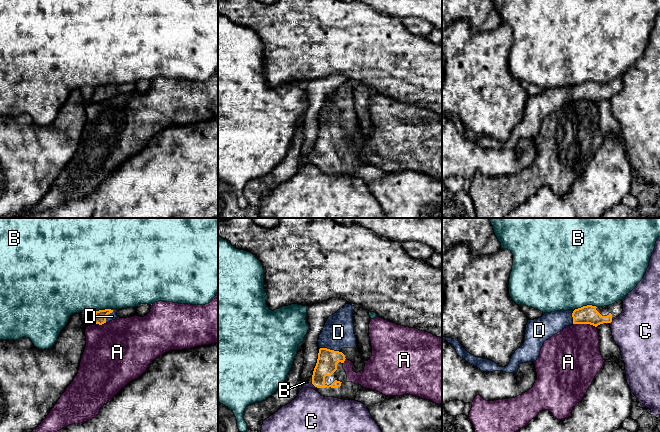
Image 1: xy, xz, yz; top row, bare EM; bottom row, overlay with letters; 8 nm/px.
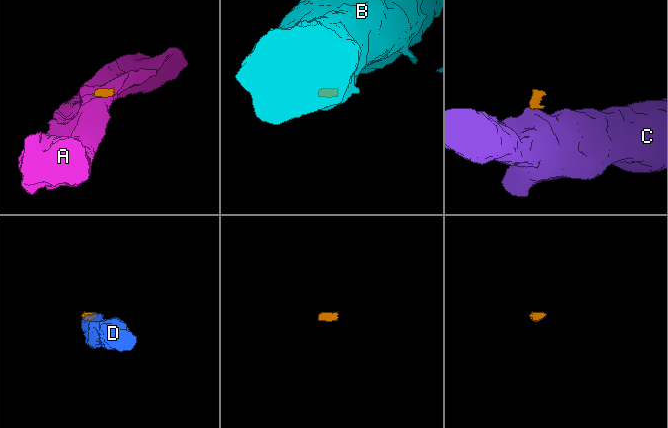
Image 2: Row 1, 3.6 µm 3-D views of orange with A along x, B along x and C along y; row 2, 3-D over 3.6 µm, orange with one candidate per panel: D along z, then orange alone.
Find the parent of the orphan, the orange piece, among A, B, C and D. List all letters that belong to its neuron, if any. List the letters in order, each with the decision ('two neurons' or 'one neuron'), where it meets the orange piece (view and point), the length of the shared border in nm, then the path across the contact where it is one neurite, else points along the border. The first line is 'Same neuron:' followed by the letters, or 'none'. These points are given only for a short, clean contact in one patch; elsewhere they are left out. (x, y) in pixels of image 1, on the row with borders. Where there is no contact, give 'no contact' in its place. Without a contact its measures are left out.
Same neuron: D
A: two neurons; contact yz (585, 323); length 190 nm; border yz (573, 323), (589, 323), (596, 327)
B: two neurons; contact yz (584, 306); length 200 nm; border yz (596, 306), (583, 305), (573, 311)
C: two neurons; contact xz (313, 384); length 50 nm; border xz (311, 383), (315, 386)
D: one neuron; contact xz (329, 349); length 180 nm; way xz (327, 361), (329, 349), (331, 340), (338, 332)

